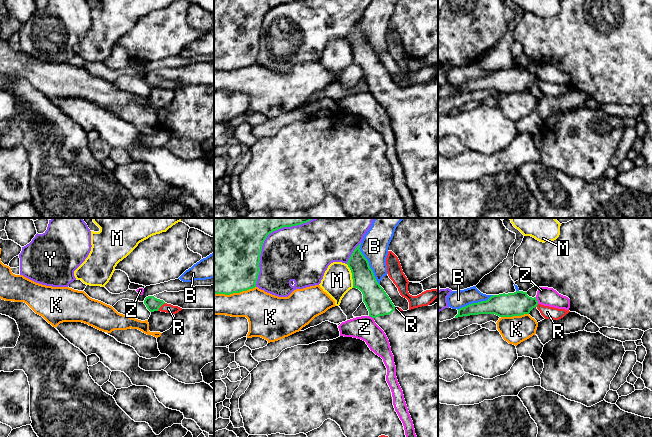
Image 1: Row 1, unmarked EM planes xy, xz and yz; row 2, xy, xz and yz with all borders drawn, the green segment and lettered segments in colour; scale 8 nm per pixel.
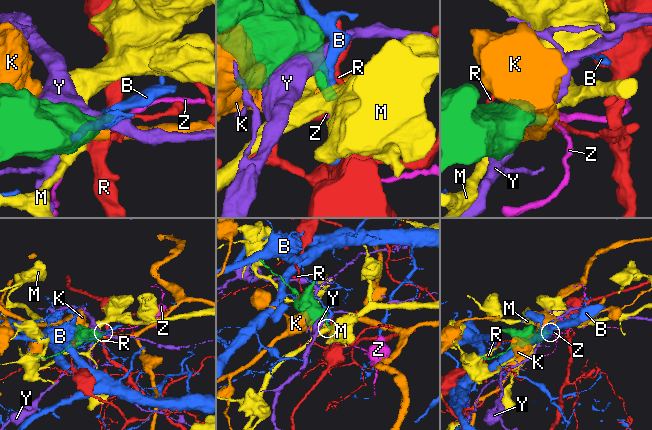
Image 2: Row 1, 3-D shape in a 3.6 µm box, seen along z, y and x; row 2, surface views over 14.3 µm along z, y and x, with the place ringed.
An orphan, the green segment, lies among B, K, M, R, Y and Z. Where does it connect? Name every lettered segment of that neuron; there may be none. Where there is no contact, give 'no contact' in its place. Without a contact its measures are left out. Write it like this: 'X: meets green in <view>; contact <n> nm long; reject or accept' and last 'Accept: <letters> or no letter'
B: meets green in xz; contact 360 nm long; reject
K: meets green in xz; contact 340 nm long; reject
M: meets green in xz; contact 200 nm long; reject
R: meets green in xy; contact 90 nm long; reject
Y: meets green in xz; contact 650 nm long; reject
Z: meets green in yz; contact 60 nm long; reject
Accept: no letter

